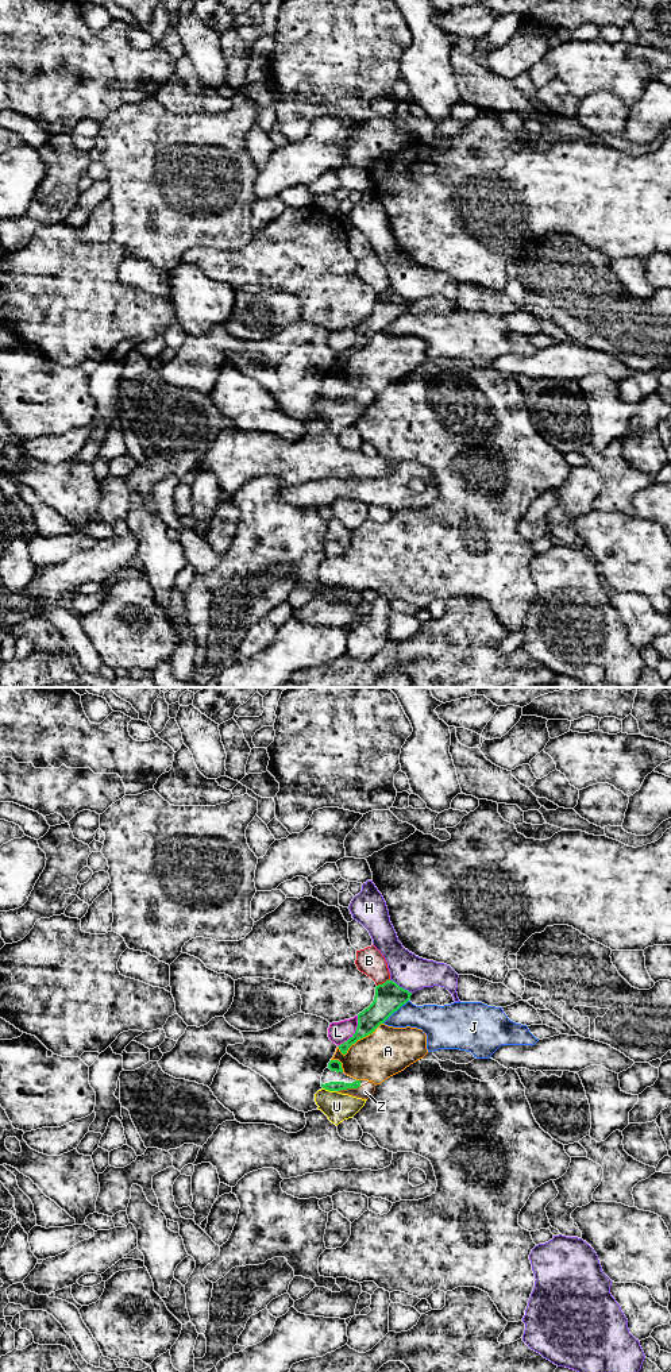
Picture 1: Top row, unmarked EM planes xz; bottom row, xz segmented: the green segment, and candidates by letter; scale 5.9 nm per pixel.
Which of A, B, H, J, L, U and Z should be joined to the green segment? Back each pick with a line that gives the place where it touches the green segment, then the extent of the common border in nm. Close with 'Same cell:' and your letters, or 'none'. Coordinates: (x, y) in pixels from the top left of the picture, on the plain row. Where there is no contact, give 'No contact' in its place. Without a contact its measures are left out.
Z: Touches green at xz (349, 396). Shared border 150 nm
Same cell: Z

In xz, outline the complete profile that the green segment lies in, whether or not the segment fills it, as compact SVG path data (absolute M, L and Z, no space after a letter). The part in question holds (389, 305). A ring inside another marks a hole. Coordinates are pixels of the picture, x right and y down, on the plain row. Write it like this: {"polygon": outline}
{"polygon": "M390 288L378 293L373 312L358 323L355 342L347 350L338 354L340 361L346 363L352 352L375 340L381 332L410 308L410 304L412 301Z"}

